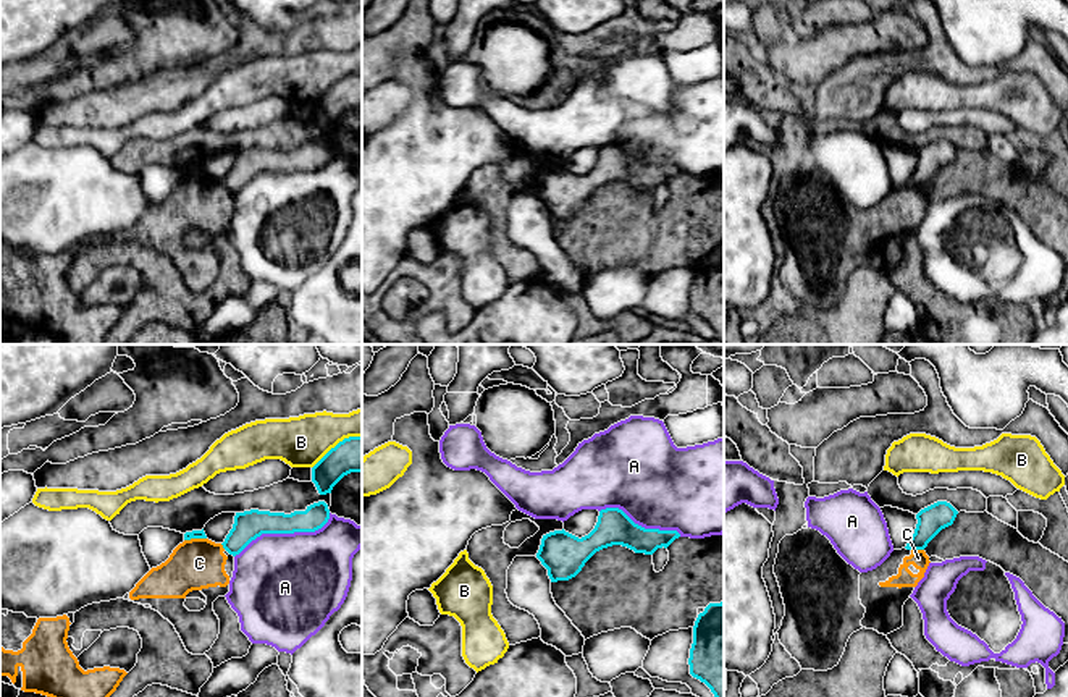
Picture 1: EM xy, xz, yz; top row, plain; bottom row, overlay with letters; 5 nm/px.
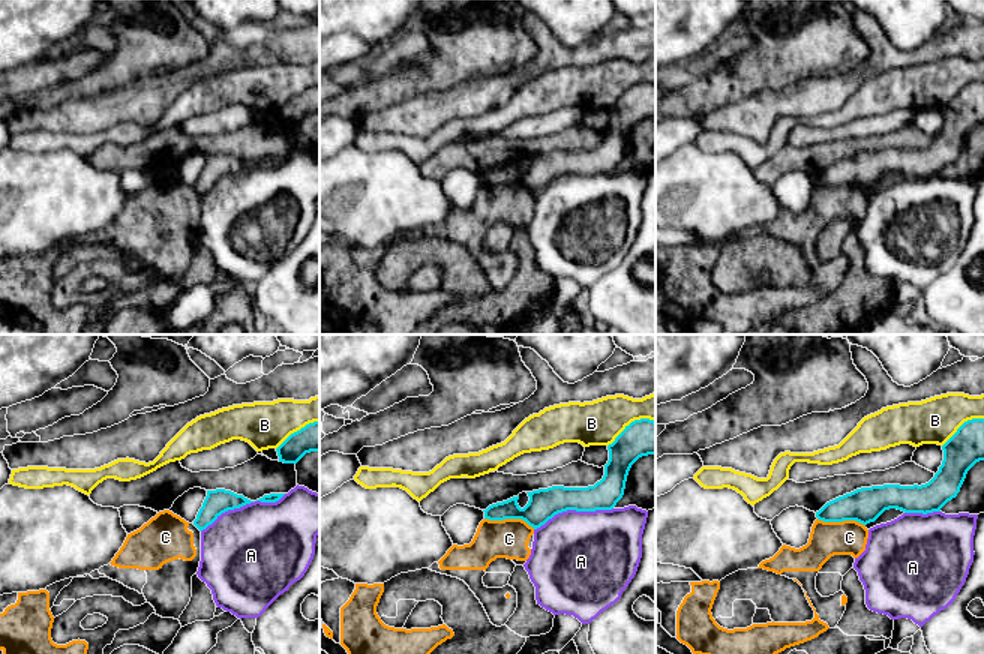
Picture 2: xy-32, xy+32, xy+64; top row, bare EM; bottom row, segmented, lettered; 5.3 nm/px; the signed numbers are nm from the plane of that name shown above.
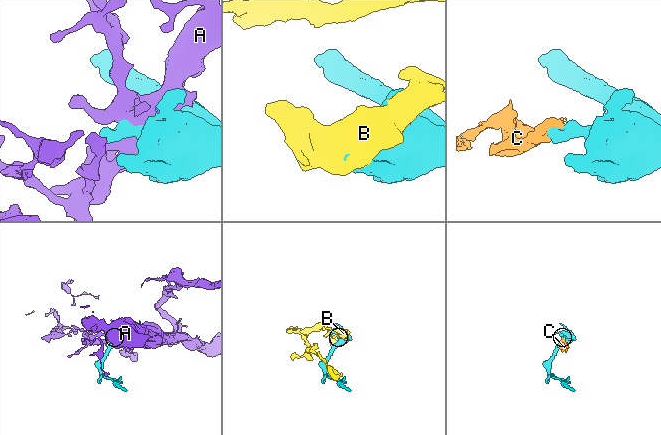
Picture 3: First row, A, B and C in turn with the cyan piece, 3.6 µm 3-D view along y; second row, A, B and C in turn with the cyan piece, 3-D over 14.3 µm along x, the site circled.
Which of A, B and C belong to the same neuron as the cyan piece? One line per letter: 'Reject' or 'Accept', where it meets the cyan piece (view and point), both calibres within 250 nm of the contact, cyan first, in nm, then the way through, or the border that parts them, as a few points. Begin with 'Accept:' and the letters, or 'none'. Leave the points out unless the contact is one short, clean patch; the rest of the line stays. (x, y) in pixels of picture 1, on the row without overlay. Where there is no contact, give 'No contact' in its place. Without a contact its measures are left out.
Accept: none
A: Reject. Touches cyan at xy (285, 170). Thickness 150 nm (cyan) against 500 nm
B: Reject. Touches cyan at xy (338, 81). Thickness 180 nm (cyan) against 260 nm
C: Reject. Touches cyan at xy (194, 175). Thickness 50 nm (cyan) against 260 nm. Boundary: xy (206, 175), (185, 178)

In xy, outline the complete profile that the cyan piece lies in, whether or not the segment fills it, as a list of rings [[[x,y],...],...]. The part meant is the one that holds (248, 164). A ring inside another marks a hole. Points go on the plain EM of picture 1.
[[[325,139],[313,141],[305,149],[291,152],[259,147],[236,150],[233,167],[221,183],[229,192],[236,194],[262,171],[315,170],[328,157],[330,147]]]

